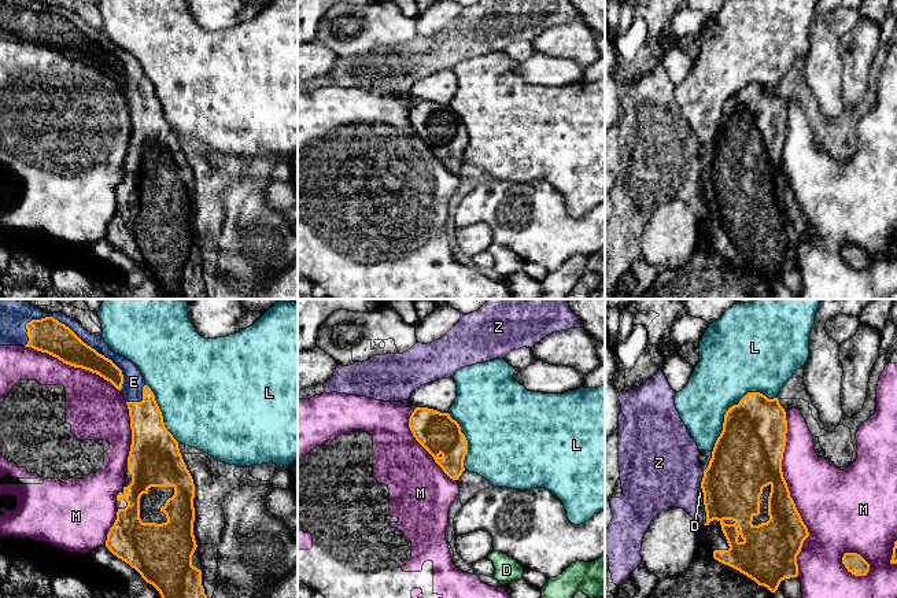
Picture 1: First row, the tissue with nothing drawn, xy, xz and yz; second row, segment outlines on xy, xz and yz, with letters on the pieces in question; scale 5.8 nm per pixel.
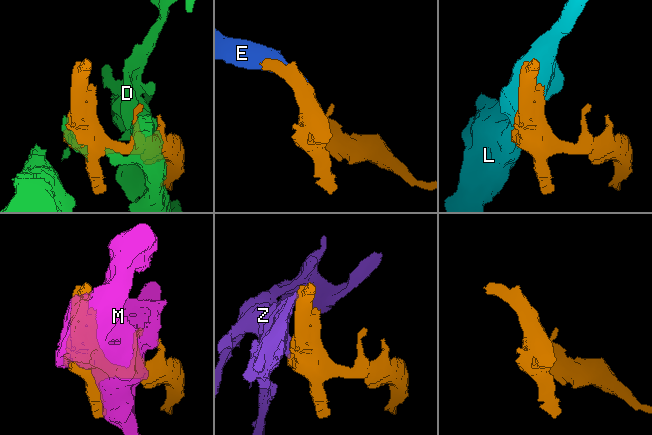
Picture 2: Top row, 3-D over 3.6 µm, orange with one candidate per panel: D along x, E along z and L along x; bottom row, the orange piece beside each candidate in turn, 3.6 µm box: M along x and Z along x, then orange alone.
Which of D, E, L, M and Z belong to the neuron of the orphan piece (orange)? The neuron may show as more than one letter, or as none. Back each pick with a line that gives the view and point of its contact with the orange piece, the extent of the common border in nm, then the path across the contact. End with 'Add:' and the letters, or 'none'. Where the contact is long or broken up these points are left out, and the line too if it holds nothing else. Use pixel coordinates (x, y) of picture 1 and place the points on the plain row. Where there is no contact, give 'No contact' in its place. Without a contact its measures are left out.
E: Touches orange at xy (81, 33). Shared border 700 nm
Add: E

